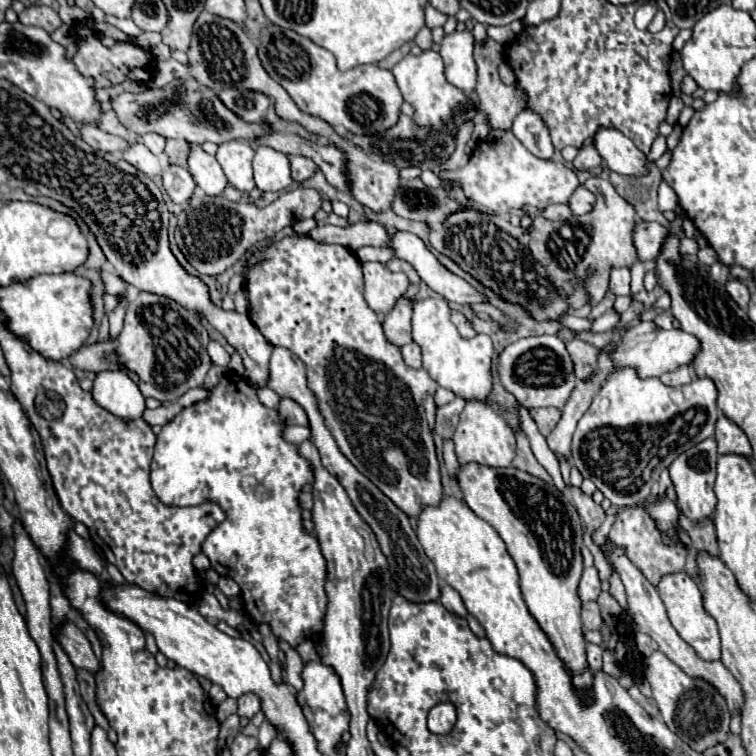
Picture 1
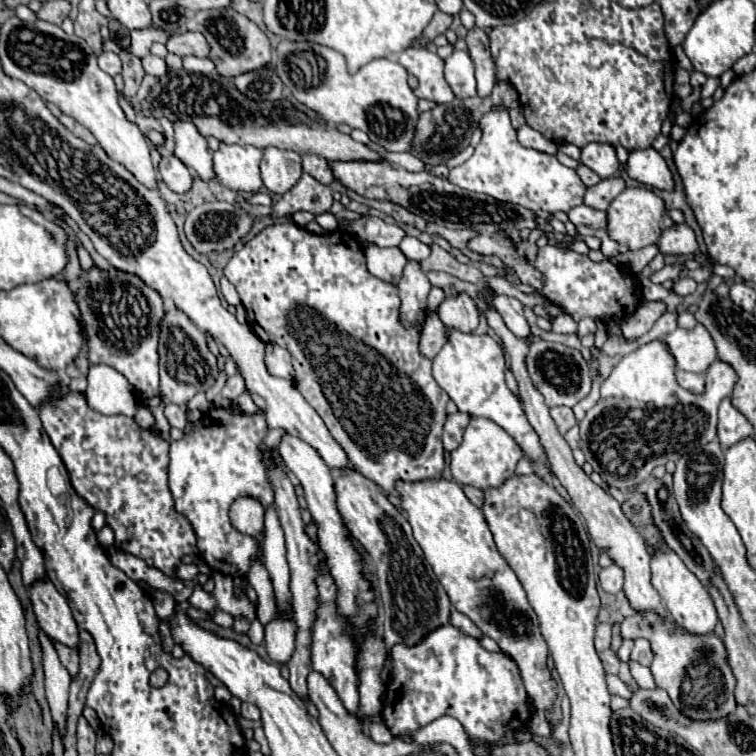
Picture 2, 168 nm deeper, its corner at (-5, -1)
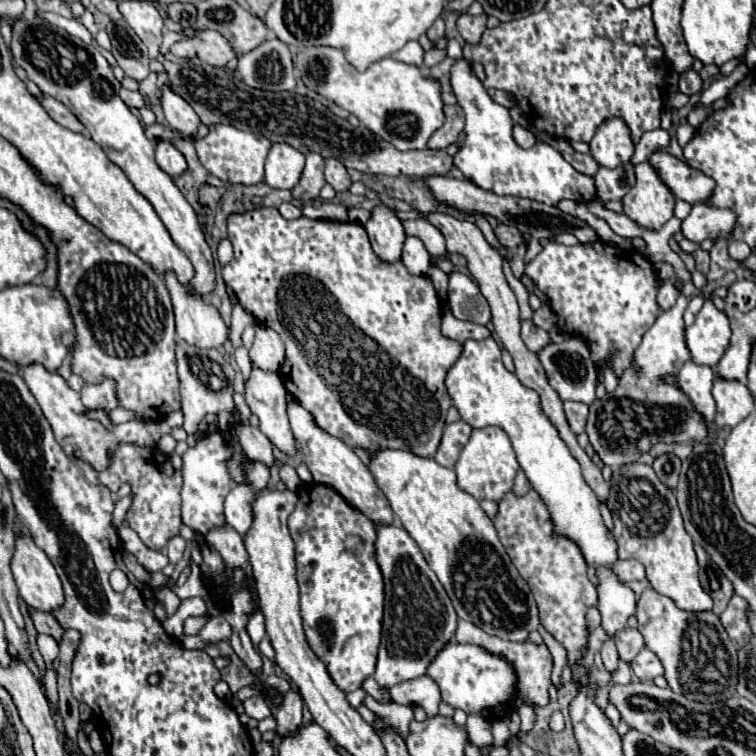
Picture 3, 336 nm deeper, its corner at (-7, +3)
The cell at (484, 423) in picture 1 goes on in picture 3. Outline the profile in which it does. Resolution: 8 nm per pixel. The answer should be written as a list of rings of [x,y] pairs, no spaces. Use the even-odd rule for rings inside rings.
[[[501,427],[473,429],[469,443],[463,447],[459,461],[455,465],[457,485],[469,495],[473,495],[477,501],[503,499],[503,495],[507,495],[513,487],[513,479],[517,471],[519,471],[519,463],[515,459],[515,451],[511,447],[511,441],[507,439],[507,433]]]

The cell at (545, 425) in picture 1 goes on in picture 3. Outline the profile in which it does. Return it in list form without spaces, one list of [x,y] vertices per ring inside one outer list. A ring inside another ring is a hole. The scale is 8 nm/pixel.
[[[565,401],[565,413],[567,413],[567,421],[569,421],[571,429],[573,429],[575,433],[583,433],[583,431],[585,431],[585,423],[587,423],[589,407],[587,407],[585,403]]]

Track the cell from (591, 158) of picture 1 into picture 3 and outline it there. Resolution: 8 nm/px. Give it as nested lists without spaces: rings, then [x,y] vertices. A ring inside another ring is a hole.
[[[611,117],[597,127],[595,137],[591,139],[591,155],[603,167],[617,167],[627,163],[633,155],[633,139],[627,123],[619,117]]]

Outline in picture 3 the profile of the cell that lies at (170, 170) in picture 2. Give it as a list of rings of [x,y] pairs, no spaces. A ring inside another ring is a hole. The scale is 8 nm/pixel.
[[[157,141],[155,143],[155,159],[157,159],[157,165],[165,173],[169,173],[171,177],[177,177],[177,175],[181,175],[187,169],[185,157],[169,141]]]

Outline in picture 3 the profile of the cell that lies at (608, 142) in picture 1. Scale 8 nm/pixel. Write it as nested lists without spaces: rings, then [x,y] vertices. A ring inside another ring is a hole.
[[[661,151],[653,153],[649,161],[677,199],[683,199],[689,205],[697,205],[707,203],[707,199],[713,195],[715,181],[703,175],[699,169],[689,167],[685,161],[679,161],[677,157]]]

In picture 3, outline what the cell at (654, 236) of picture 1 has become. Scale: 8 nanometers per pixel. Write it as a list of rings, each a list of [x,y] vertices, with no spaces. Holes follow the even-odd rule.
[[[705,203],[693,207],[689,217],[683,221],[683,235],[695,243],[709,237],[731,239],[735,227],[735,213],[731,209],[717,209]]]

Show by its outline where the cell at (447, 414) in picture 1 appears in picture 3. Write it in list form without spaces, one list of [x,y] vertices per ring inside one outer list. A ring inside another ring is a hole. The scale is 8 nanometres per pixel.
[[[455,421],[451,425],[445,425],[443,439],[441,439],[439,449],[437,449],[433,459],[443,467],[453,467],[459,459],[461,449],[465,447],[465,443],[471,437],[471,431],[473,429],[465,421]]]

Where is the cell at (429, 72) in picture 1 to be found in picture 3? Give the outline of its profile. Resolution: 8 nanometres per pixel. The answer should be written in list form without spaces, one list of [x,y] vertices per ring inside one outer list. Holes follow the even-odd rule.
[[[409,41],[405,43],[399,51],[395,51],[391,55],[393,59],[397,61],[403,61],[403,63],[415,63],[415,65],[423,65],[423,49],[417,41]]]

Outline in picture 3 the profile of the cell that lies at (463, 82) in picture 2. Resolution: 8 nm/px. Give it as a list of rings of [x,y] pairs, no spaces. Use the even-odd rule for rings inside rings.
[[[457,59],[451,69],[451,87],[457,103],[465,111],[465,139],[455,155],[455,167],[461,169],[477,187],[495,195],[515,195],[557,205],[561,199],[591,203],[595,199],[595,181],[571,167],[559,151],[545,143],[535,143],[531,149],[521,149],[513,139],[513,119],[509,111],[497,105],[485,91],[483,83],[471,75],[467,59]]]

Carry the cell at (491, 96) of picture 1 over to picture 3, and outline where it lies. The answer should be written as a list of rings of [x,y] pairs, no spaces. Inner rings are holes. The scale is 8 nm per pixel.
[[[459,13],[457,19],[457,31],[461,33],[461,37],[469,43],[479,43],[483,31],[485,31],[485,23],[487,23],[487,15],[481,13],[477,17],[469,15],[469,13]]]

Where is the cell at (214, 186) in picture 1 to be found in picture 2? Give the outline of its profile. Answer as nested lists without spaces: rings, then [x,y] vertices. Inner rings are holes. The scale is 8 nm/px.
[[[179,121],[173,127],[175,127],[175,157],[179,157],[203,181],[215,179],[213,151],[207,147],[207,139],[199,135],[193,123]]]

